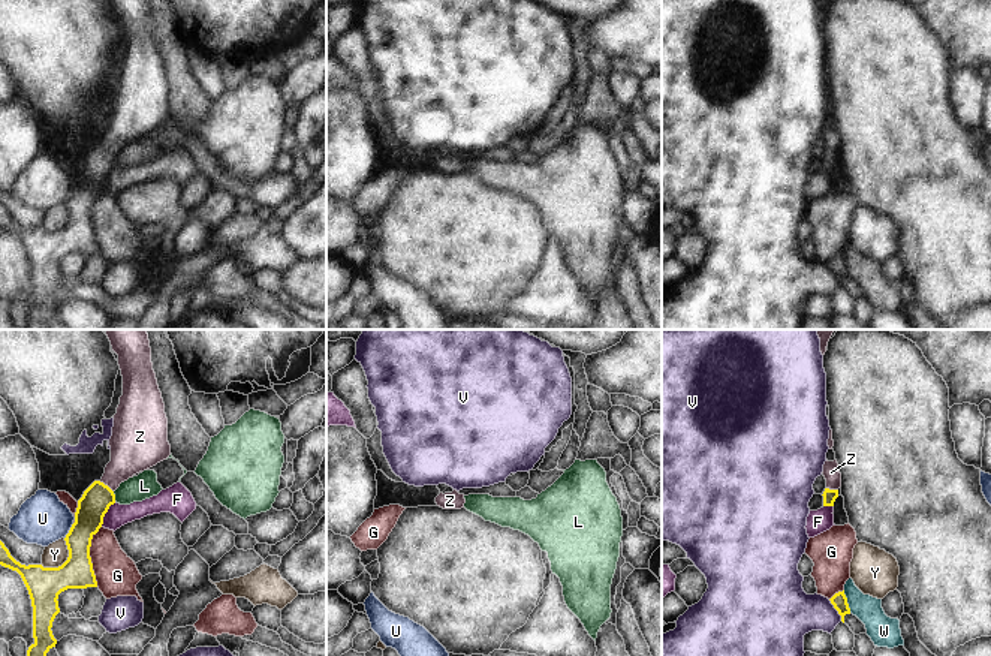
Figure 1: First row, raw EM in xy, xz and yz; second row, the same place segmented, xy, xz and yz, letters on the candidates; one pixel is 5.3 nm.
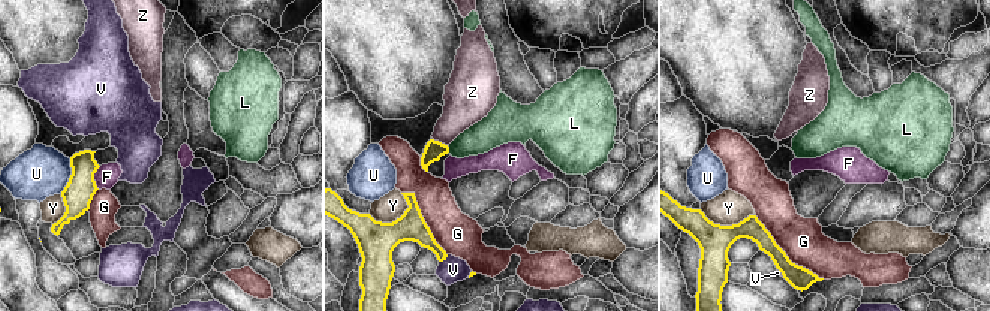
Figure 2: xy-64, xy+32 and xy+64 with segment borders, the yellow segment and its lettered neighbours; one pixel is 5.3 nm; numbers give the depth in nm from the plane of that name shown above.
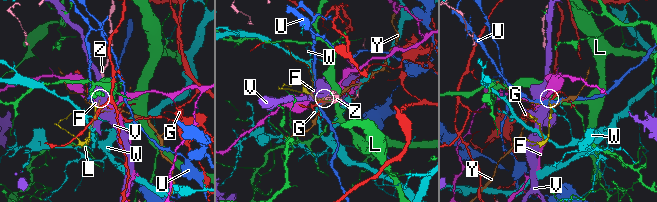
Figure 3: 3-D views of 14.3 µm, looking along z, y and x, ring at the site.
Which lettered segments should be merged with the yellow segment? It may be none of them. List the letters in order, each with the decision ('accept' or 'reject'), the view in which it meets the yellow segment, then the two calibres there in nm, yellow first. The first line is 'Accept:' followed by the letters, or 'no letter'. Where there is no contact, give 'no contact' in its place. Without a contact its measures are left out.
Accept: Z
F: reject; meets yellow in xy; 160 nm thick on the yellow side, 120 nm on the other
G: reject; meets yellow in xy; 180 nm thick on the yellow side, 220 nm on the other
L: reject; meets yellow in xy; 160 nm thick on the yellow side, 140 nm on the other
U: reject; meets yellow in xy; 180 nm thick on the yellow side, 260 nm on the other
V: reject; meets yellow in yz; 80 nm thick on the yellow side, 280 nm on the other
W: reject; meets yellow in yz; 80 nm thick on the yellow side, 160 nm on the other
Y: reject; meets yellow in xy; 190 nm thick on the yellow side, 120 nm on the other
Z: accept; meets yellow in xy; 160 nm thick on the yellow side, 260 nm on the other

